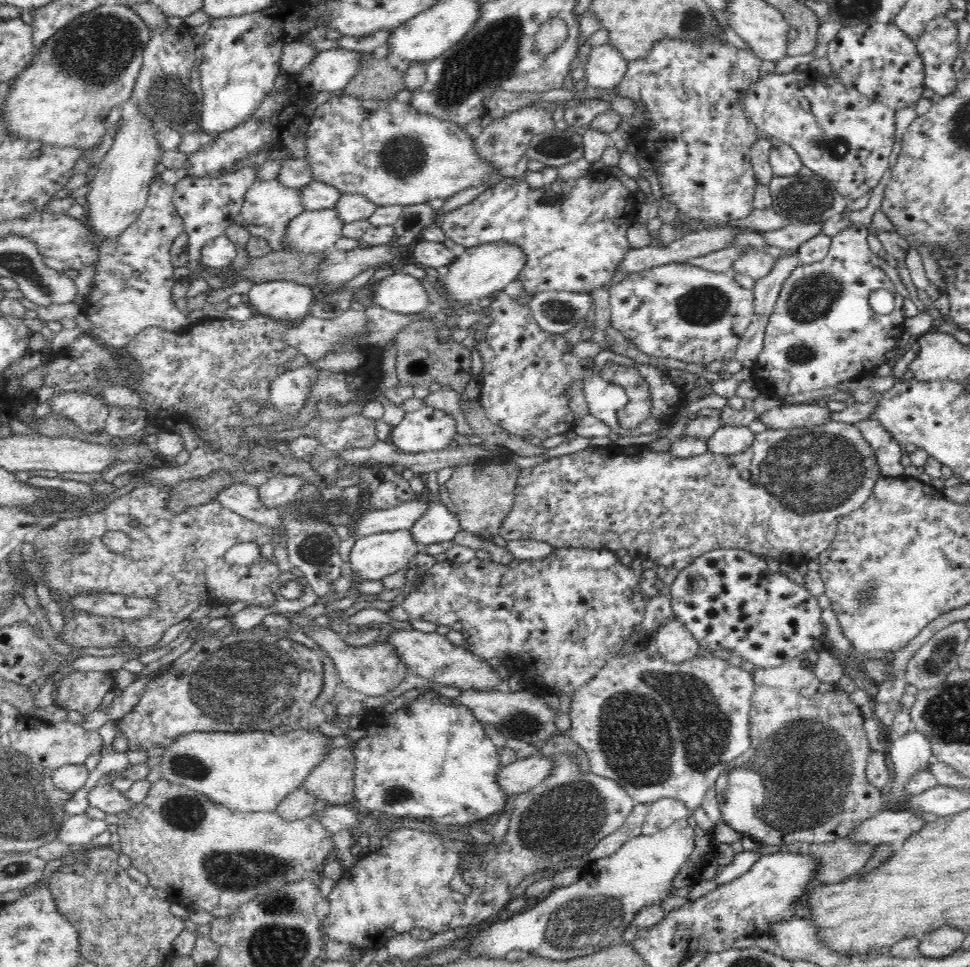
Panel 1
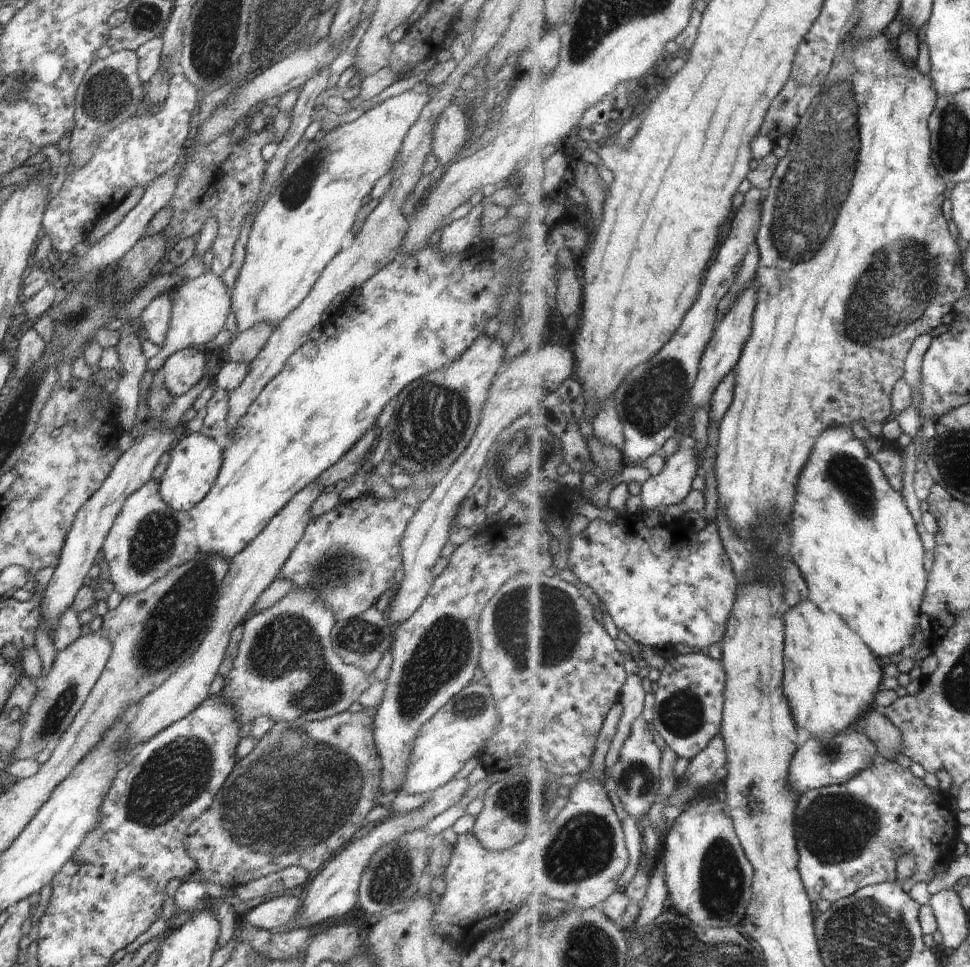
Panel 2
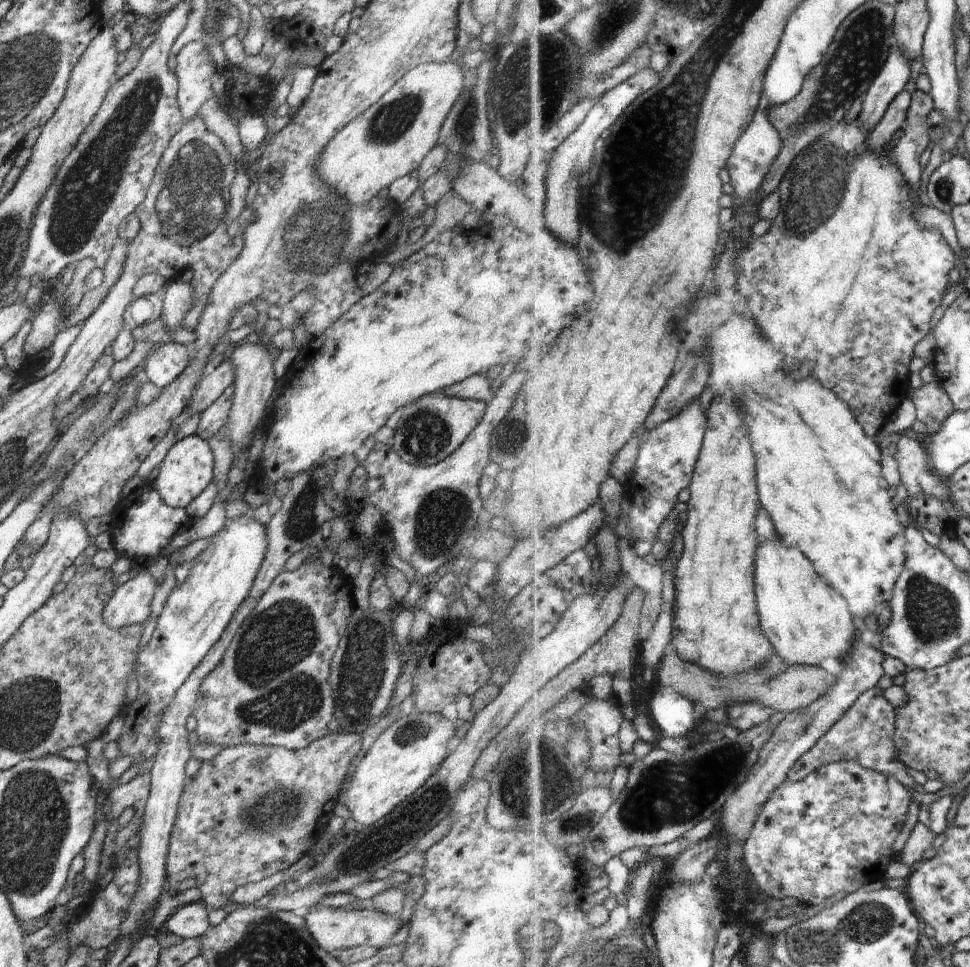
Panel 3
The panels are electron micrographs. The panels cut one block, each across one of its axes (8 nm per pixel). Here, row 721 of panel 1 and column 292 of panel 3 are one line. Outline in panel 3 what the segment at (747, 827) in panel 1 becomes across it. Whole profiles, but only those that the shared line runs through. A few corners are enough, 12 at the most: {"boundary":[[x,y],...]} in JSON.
{"boundary":[[362,735],[240,745],[183,784],[170,894],[211,910],[324,834]]}

